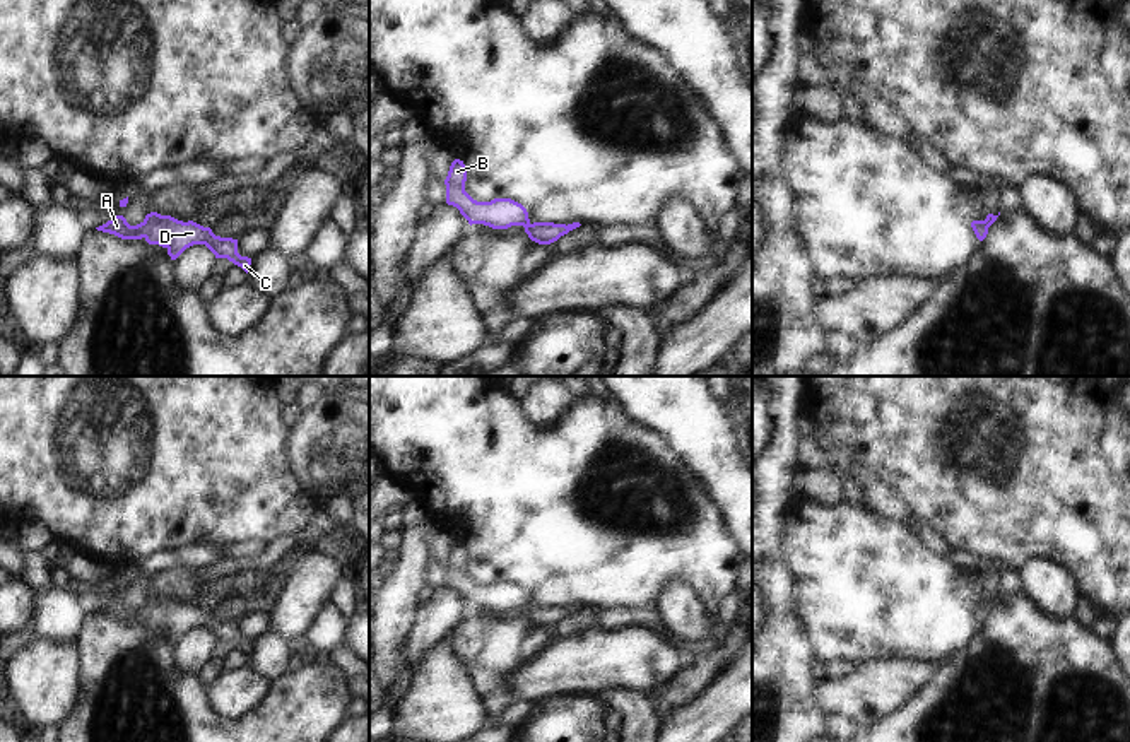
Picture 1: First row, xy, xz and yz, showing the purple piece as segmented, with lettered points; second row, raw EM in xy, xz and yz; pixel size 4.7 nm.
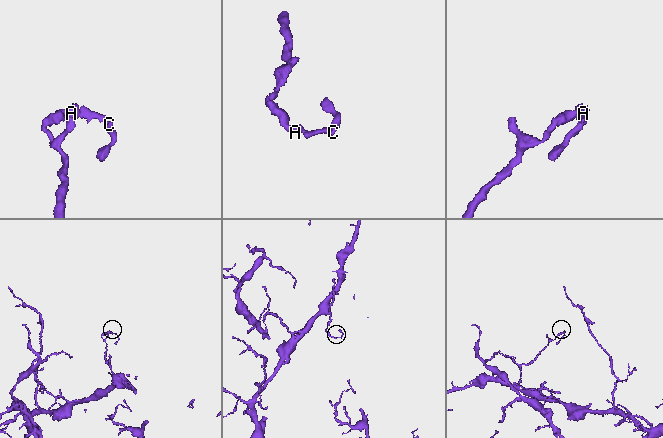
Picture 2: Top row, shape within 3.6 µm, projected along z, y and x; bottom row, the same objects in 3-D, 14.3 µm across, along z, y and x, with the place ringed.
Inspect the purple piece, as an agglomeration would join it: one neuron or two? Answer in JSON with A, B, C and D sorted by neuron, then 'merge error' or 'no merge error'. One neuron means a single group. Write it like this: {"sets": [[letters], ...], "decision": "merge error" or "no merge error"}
{"sets": [["A", "B", "C", "D"]], "decision": "no merge error"}

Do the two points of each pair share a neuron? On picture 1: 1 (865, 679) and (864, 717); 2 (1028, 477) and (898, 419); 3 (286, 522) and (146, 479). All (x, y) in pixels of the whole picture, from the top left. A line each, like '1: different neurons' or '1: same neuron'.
1: same neuron
2: same neuron
3: same neuron

